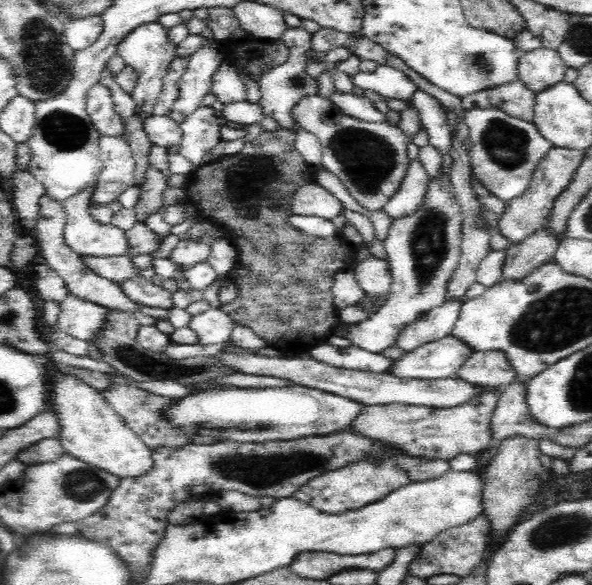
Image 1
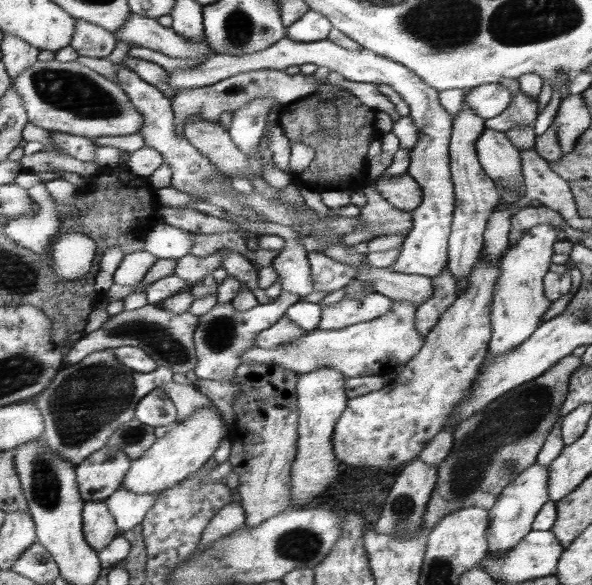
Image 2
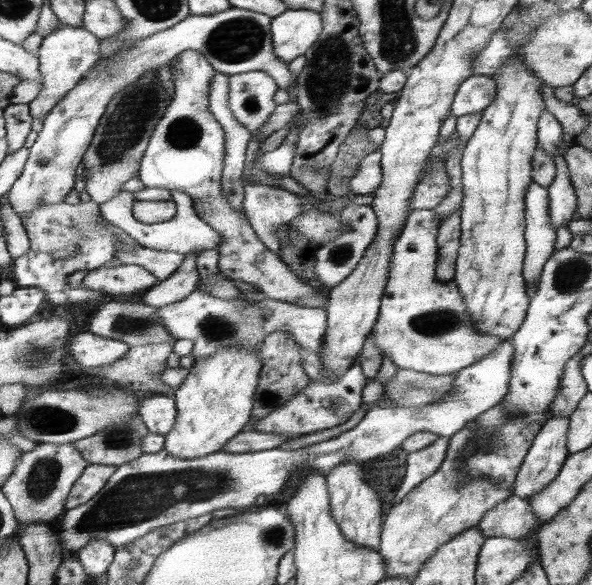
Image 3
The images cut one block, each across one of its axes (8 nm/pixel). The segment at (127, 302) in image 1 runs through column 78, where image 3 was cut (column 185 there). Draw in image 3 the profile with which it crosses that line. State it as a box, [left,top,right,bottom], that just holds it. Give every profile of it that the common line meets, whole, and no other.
[143,252,200,307]

